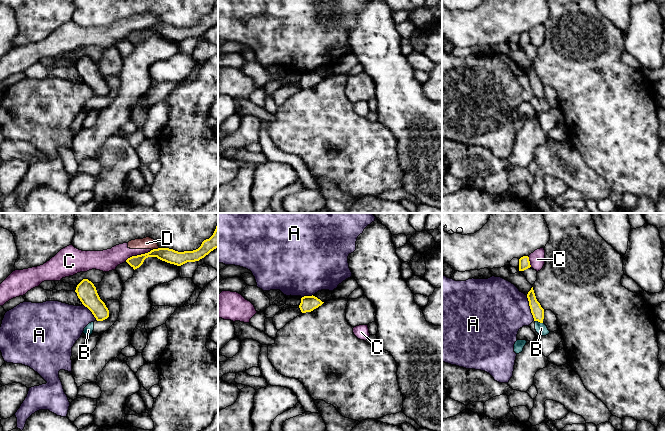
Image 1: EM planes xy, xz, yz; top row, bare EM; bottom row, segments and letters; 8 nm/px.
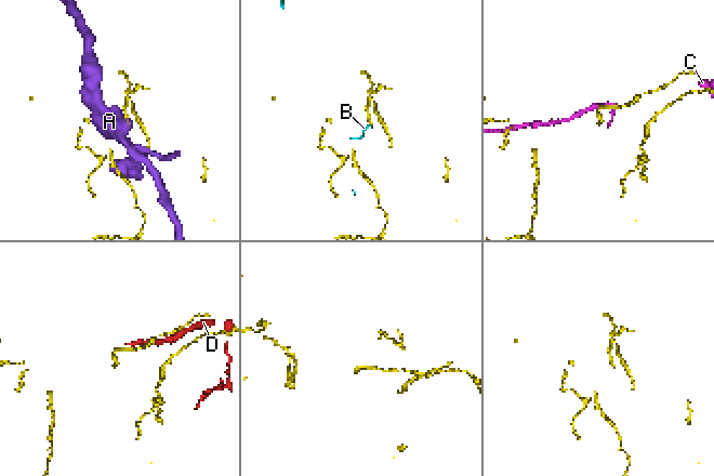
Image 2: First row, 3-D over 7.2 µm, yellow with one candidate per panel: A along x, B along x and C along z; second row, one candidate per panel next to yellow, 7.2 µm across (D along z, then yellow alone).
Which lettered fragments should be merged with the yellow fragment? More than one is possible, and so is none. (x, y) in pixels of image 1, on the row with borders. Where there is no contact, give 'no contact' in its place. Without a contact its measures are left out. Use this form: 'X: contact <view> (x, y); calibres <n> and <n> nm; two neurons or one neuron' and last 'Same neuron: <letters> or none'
A: contact yz (530, 308); calibres 100 and 440 nm; two neurons
B: contact yz (539, 321); calibres 100 and 90 nm; two neurons
C: contact xy (138, 255); calibres 110 and 170 nm; two neurons
D: contact xy (154, 249); calibres 120 and 100 nm; two neurons
Same neuron: none

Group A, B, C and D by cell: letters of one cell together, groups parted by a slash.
A / B / C D

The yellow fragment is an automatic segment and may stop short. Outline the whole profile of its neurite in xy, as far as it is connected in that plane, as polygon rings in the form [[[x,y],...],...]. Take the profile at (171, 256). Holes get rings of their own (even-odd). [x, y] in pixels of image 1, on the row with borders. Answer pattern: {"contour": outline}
{"contour": [[[218,223],[213,235],[209,239],[204,240],[201,246],[196,250],[178,252],[169,248],[158,248],[145,254],[132,256],[128,258],[126,262],[134,270],[139,268],[148,257],[157,257],[167,263],[181,266],[187,262],[199,261],[216,248],[218,248]]]}

